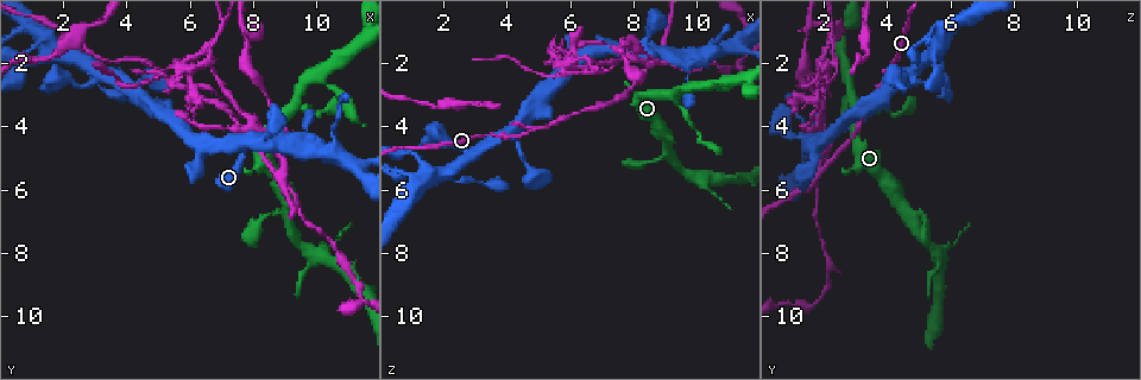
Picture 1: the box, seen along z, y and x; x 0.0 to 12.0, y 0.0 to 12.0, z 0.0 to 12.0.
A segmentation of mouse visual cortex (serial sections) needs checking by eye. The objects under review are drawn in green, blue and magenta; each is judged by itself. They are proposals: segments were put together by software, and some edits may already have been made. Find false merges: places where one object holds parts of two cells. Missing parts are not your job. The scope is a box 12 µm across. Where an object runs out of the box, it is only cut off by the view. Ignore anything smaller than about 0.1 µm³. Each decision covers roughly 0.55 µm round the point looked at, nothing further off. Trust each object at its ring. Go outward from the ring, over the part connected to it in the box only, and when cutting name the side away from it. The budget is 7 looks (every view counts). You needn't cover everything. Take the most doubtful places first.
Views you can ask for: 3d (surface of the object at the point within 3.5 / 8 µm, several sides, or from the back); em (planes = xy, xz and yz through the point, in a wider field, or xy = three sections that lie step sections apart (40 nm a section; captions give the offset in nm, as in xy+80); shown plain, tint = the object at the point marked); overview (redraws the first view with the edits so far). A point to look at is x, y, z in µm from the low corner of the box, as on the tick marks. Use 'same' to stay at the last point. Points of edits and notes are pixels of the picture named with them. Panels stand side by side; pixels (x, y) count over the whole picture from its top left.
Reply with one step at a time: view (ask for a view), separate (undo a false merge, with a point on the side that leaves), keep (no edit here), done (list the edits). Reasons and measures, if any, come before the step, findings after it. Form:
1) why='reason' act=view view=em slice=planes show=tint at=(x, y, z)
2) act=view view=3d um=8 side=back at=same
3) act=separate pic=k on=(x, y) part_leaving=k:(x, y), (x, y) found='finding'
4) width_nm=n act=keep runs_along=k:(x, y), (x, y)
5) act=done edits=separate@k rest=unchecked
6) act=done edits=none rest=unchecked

why='thin neck' act=view view=3d um=3.5 at=(3.4, 1.9, 4.3)

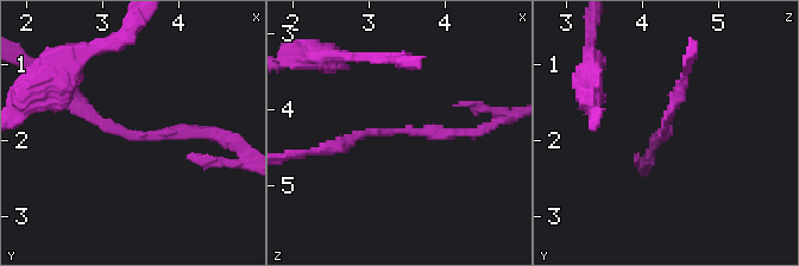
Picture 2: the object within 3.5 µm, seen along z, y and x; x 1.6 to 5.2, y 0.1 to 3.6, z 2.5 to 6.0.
act=view view=em slice=xy step=2 show=plain at=(3.45, 1.90, 4.30)

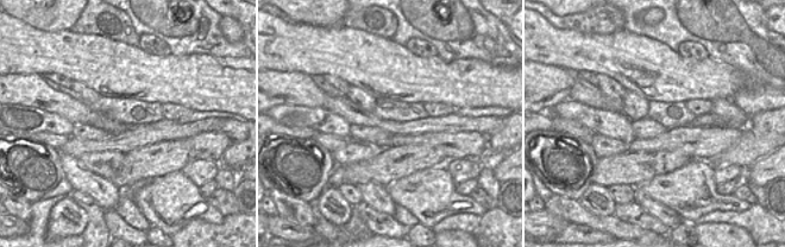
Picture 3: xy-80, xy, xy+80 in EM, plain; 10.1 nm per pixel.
act=view view=em slice=xy step=2 show=tint at=same

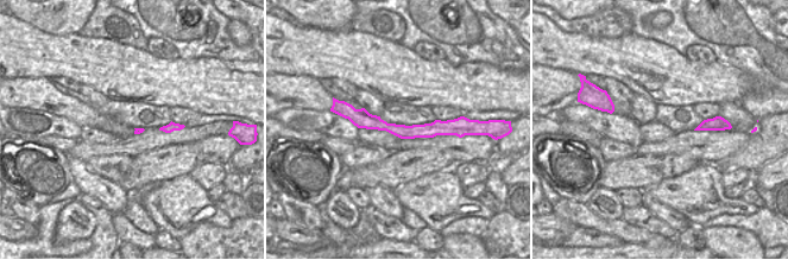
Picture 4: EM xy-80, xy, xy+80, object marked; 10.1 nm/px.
act=keep found='all the same cell'

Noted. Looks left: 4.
why='abrupt turn' act=view view=3d um=3.5 at=(8.7, 5.5, 1.8)

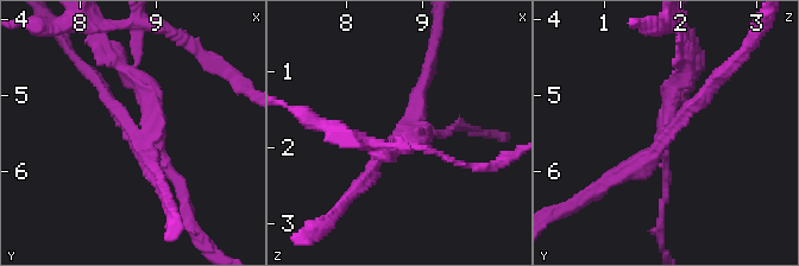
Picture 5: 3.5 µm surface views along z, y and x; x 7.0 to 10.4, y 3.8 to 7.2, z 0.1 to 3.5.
arms=4 arm_widths_nm=100,150,200,200 act=view view=em slice=xy step=5 show=tint at=(8.75, 5.60, 1.75)

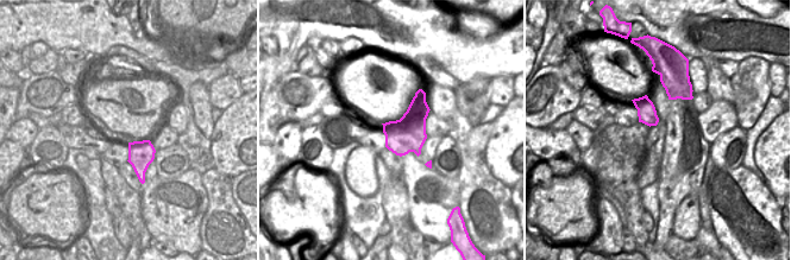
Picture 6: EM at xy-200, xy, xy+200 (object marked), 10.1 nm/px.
act=separate pic=5 on=(667, 87) found='two cells meet here'

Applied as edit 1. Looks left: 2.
act=done edits=separate@5 rest=unchecked

